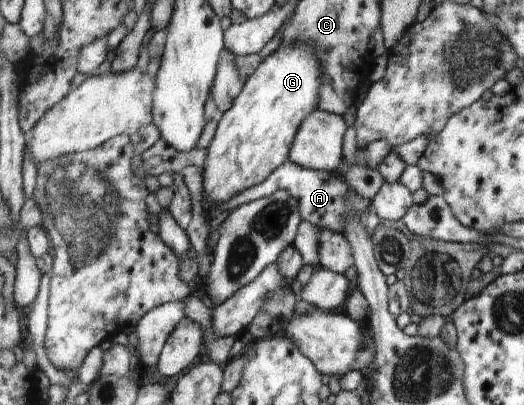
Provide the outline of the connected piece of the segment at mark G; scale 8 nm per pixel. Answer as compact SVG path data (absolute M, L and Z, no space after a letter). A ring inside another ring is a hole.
M298 43L294 47L282 45L261 61L257 70L245 81L232 107L220 117L213 141L206 149L208 155L201 170L202 195L206 209L210 213L210 220L223 211L222 203L262 183L276 168L286 163L300 123L312 111L319 109L320 85L322 85L322 67L310 43Z

